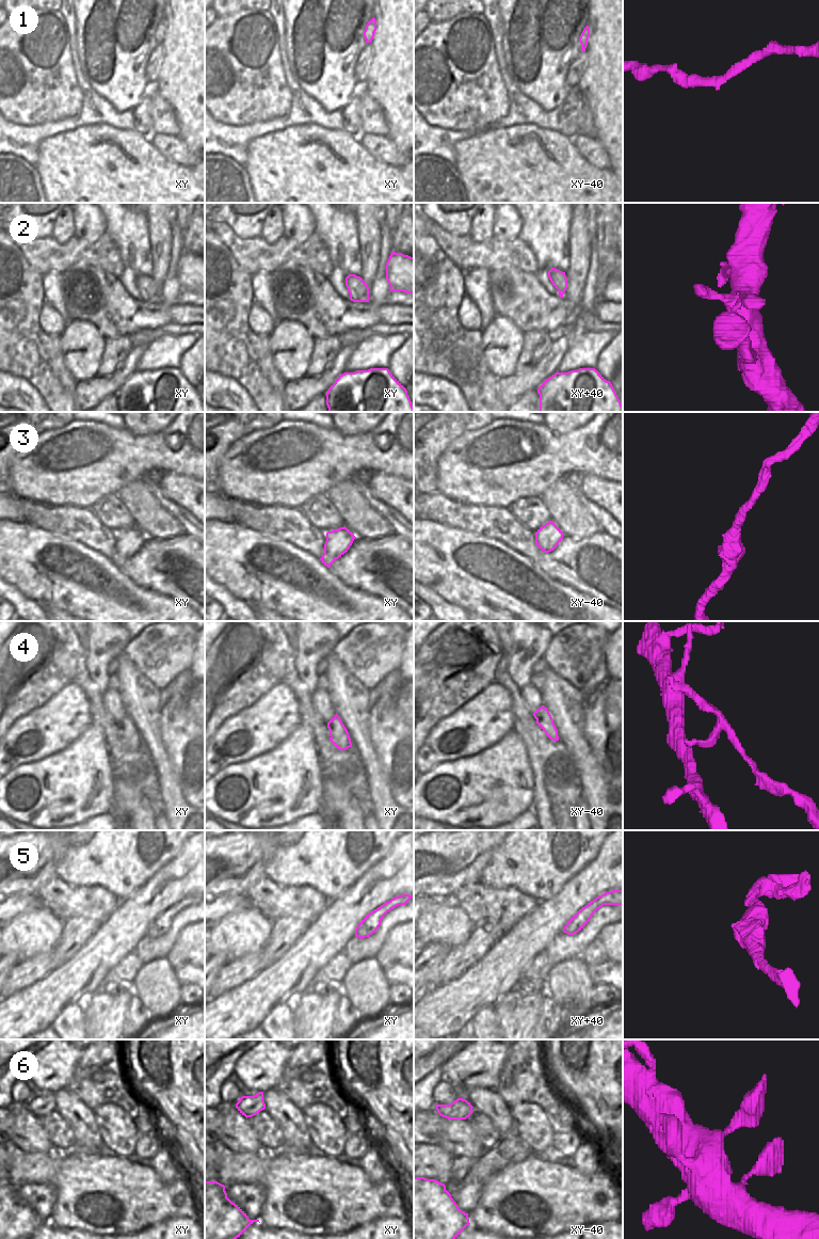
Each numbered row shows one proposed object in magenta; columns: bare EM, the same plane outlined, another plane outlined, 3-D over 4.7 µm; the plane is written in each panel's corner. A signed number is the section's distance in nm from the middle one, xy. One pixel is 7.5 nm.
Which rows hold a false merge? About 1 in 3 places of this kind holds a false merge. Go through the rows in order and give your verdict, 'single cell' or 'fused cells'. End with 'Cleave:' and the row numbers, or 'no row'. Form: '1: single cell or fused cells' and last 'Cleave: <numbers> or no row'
1: single cell
2: single cell
3: single cell
4: fused cells
5: single cell
6: single cell
Cleave: 4

